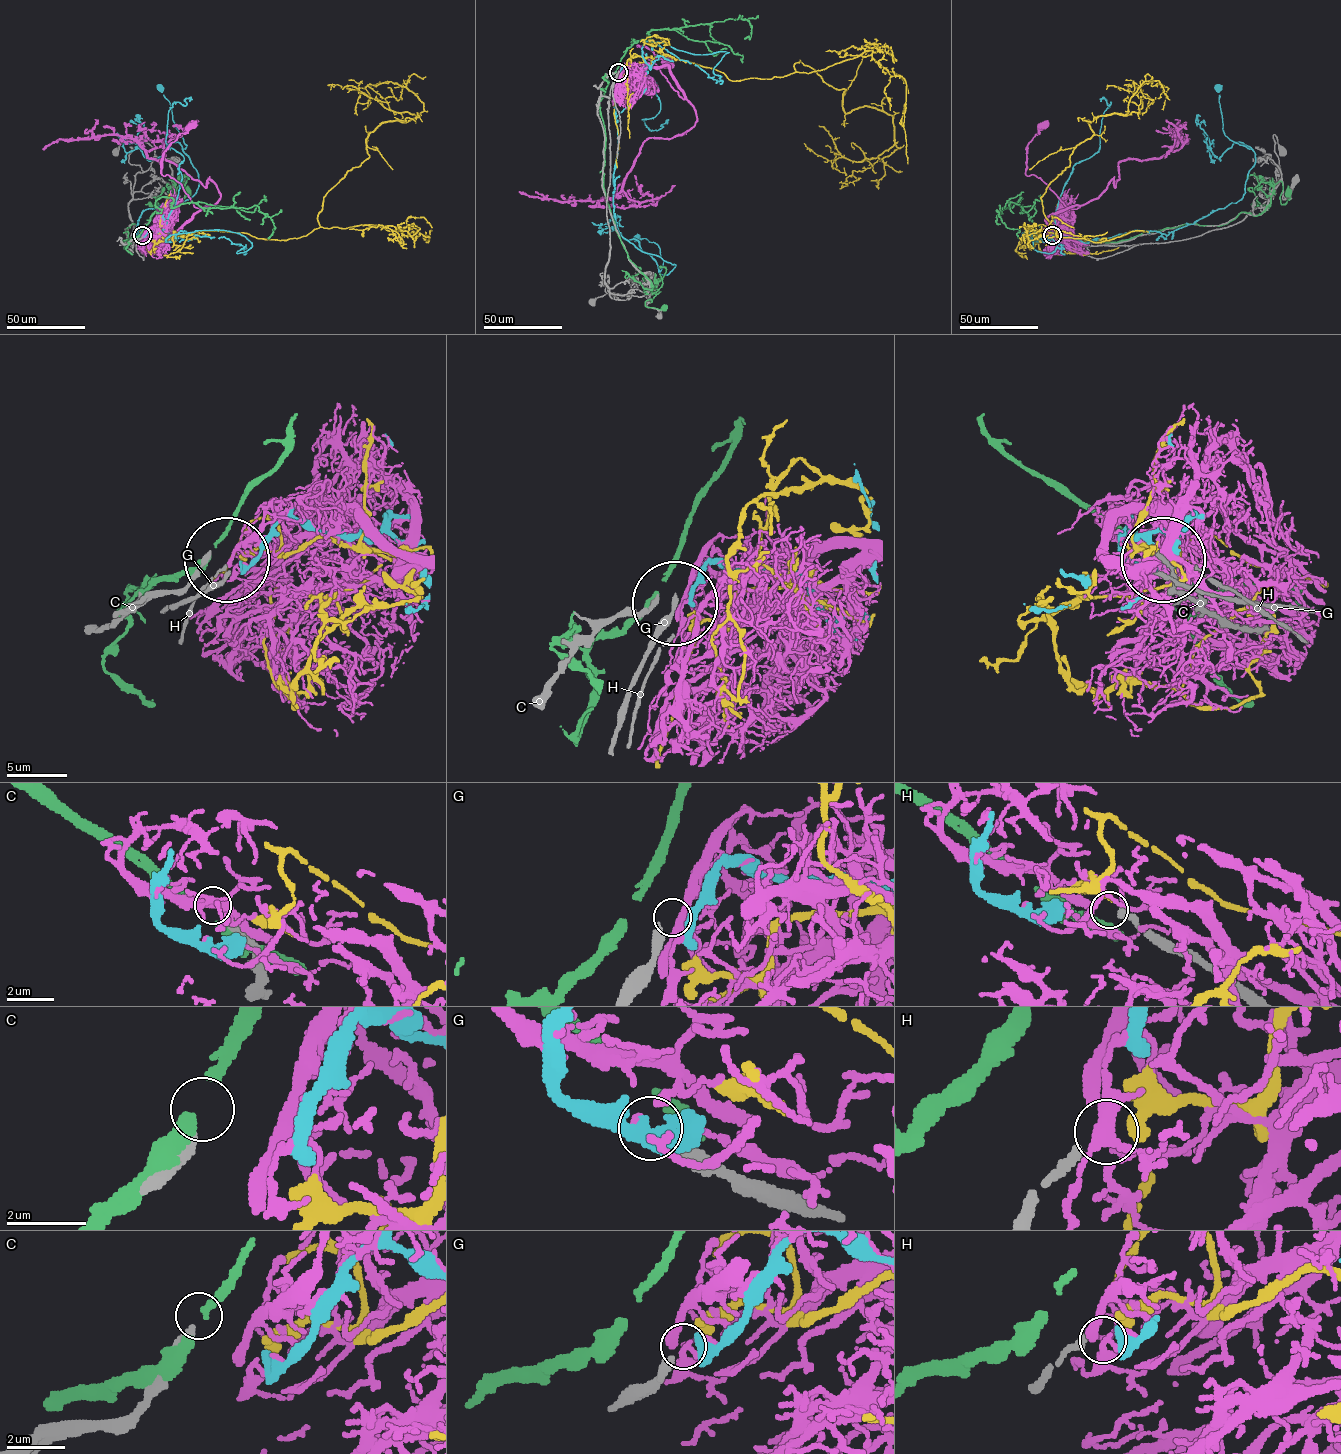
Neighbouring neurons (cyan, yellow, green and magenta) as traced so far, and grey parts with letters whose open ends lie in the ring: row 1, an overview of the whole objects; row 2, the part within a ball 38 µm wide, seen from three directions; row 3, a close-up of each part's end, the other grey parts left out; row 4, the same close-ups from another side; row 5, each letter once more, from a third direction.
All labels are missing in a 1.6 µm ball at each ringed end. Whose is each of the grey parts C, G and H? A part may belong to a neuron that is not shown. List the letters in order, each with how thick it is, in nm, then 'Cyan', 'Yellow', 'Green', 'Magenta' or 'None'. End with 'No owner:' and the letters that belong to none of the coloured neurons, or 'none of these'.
C: Thickness 400 nm. None
G: Thickness 340 nm. None
H: Thickness 280 nm. Yellow
No owner: C, G

